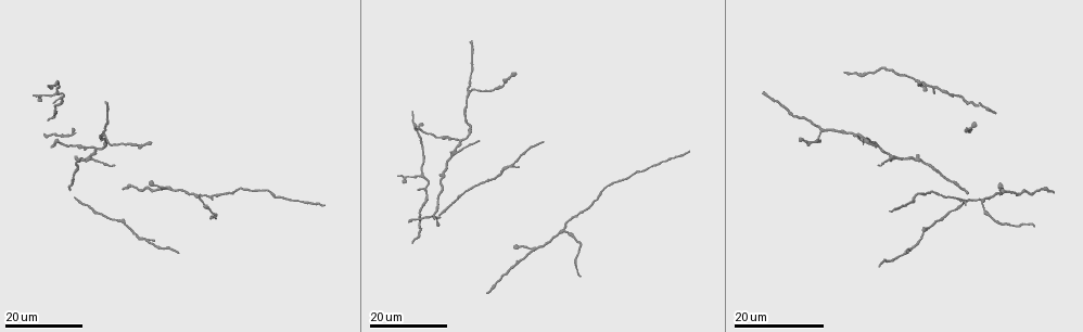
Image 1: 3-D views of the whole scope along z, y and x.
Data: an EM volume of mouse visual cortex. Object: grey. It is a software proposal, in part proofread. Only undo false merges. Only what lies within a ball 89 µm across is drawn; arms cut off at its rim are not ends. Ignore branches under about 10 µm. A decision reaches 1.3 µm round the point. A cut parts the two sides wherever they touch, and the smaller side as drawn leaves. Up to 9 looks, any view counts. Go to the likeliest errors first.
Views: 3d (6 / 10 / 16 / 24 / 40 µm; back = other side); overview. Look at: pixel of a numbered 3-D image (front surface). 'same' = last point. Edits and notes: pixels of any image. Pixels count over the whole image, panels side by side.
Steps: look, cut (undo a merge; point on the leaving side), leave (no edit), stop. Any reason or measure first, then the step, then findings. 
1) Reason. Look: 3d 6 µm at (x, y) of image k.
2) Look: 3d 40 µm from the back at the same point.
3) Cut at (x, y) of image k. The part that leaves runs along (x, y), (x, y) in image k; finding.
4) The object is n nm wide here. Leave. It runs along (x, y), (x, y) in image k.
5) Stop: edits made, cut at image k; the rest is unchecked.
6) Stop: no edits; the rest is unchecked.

Three arms meet. Look: 3d 24 µm at (1002, 189) of image 1.

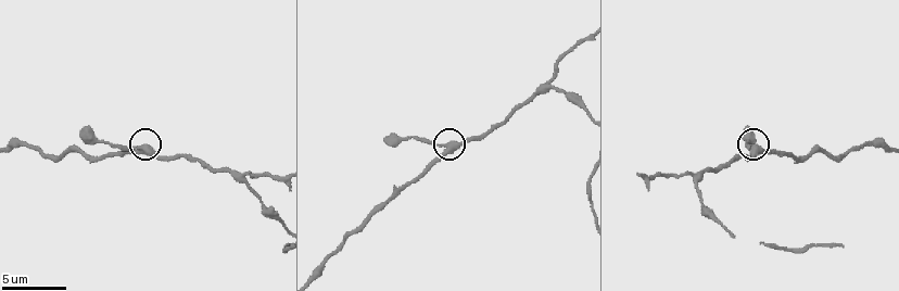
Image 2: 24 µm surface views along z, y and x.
Look: 3d 6 µm at (143, 146) of image 2.

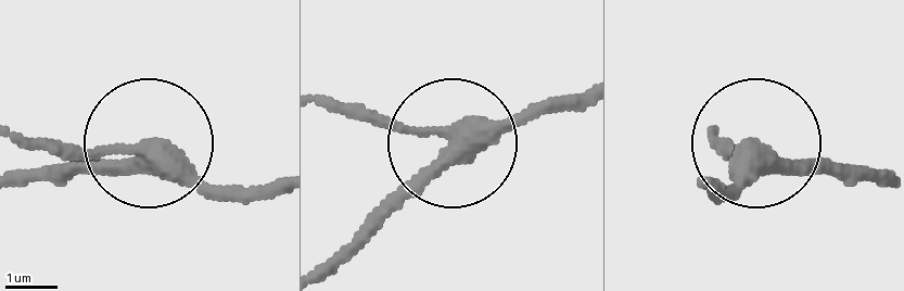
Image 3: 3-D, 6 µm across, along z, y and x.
The object is 330 nm wide here. Leave. Continuous, no second cell.

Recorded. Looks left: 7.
Three arms meet. Look: 3d 16 µm at (107, 137) of image 1.

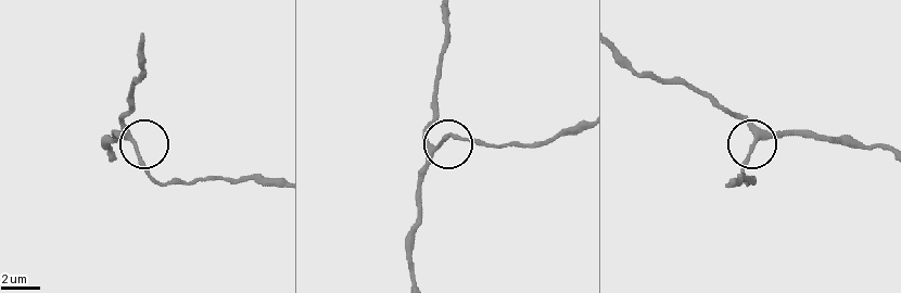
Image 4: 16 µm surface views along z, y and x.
Look: 3d 6 µm at (437, 150) of image 4.

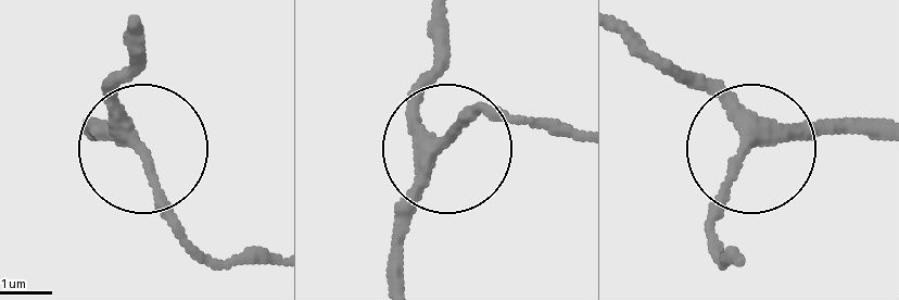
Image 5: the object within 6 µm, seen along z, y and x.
Leave. It runs along (399, 272), (403, 195), (489, 103) in image 5; continuous, no second cell.

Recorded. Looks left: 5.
Branch point. Look: 3d 24 µm at (95, 148) of image 1.

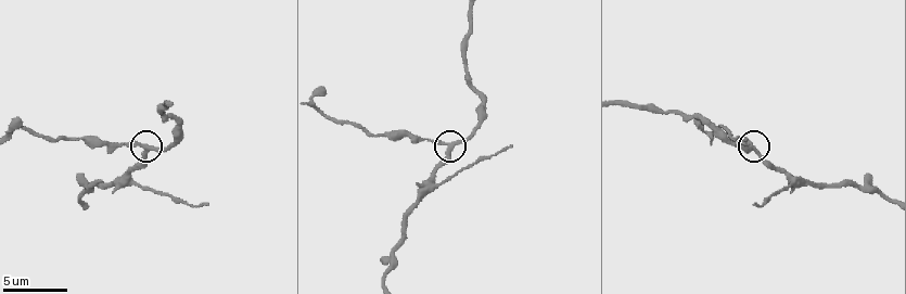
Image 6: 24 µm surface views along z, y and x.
Look: 3d 6 µm at (147, 148) of image 6.

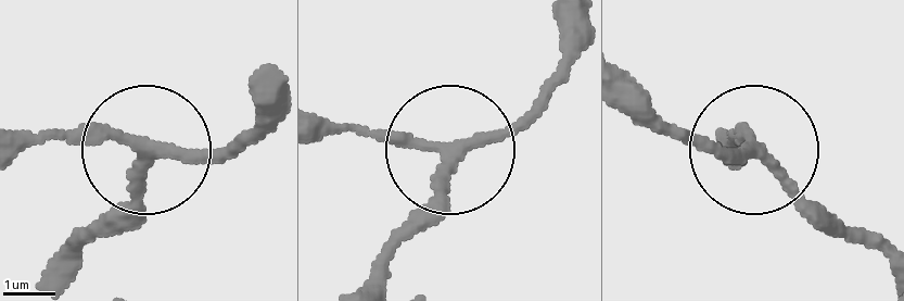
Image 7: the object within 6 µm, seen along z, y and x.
Leave. It runs along (58, 256), (110, 217), (149, 158), (262, 140) in image 7; all the same cell.

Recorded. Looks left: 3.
Three-way junction. Look: 3d 16 µm at (245, 178) of image 2.

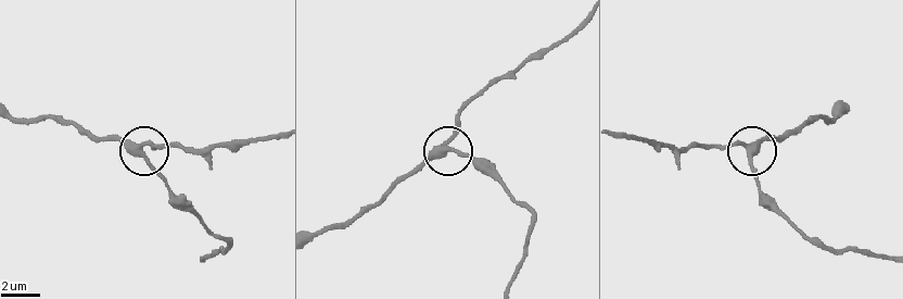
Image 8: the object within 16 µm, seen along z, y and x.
Leave. Continuous, no second cell.

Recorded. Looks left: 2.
Stop: no edits; the rest is unchecked.

